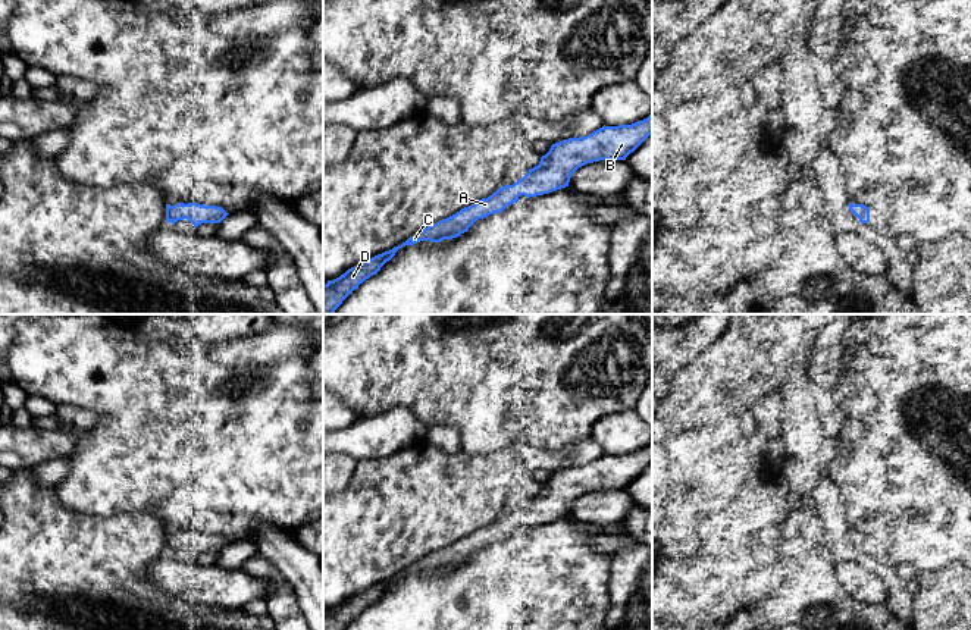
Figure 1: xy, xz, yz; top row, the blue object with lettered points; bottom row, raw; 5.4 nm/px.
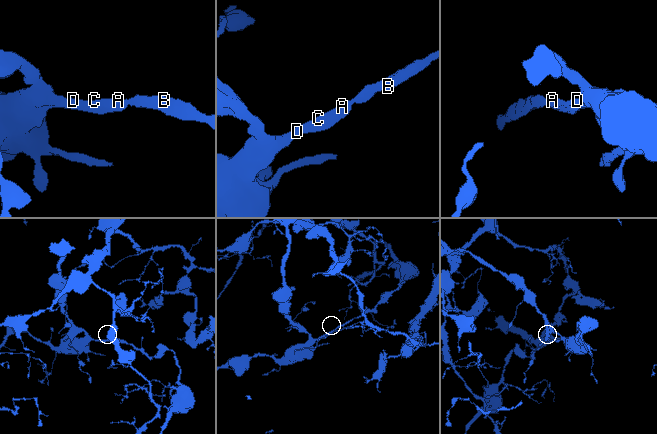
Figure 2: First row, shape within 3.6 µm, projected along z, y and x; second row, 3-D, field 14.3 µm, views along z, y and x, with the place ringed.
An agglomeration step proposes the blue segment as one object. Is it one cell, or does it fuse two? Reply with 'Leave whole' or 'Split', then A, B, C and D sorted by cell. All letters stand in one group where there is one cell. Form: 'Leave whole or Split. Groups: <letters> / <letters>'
Leave whole. Groups: A B C D

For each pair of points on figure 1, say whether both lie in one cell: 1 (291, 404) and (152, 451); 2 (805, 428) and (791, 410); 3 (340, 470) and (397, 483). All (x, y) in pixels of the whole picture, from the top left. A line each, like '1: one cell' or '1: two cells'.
1: one cell
2: one cell
3: two cells

